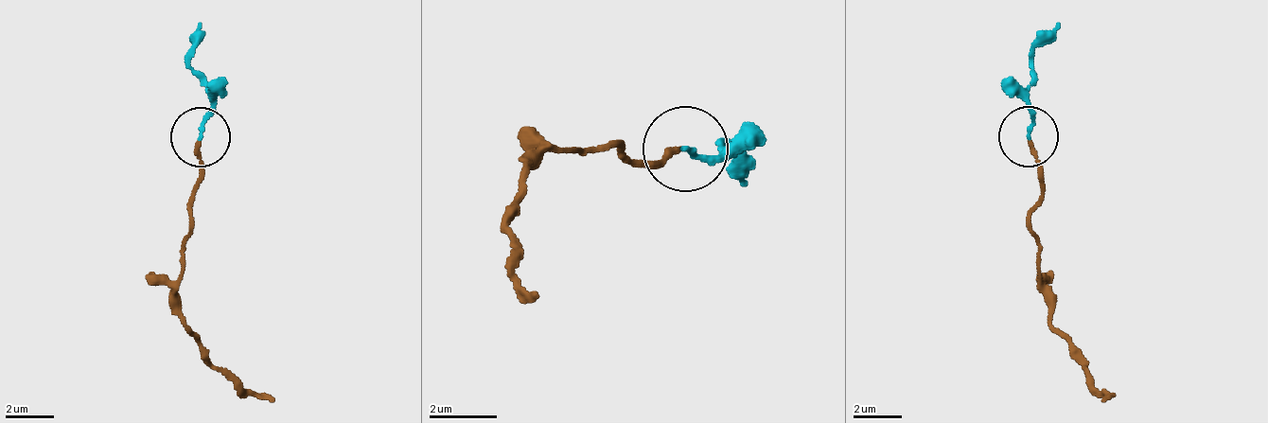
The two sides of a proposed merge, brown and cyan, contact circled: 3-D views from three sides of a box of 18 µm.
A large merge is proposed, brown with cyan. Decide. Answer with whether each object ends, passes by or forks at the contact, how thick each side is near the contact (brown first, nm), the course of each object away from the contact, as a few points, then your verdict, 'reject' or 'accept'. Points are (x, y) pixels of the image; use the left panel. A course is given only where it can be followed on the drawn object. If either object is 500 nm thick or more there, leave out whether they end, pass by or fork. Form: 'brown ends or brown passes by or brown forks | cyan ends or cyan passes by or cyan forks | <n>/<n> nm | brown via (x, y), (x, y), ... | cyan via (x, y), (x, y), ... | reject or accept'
brown ends | cyan ends | 150/150 nm | brown via (201, 141), (202, 166), (190, 237), (180, 250), (177, 316), (203, 358), (274, 399) | cyan via (201, 135), (209, 81), (190, 51), (200, 21) | reject

